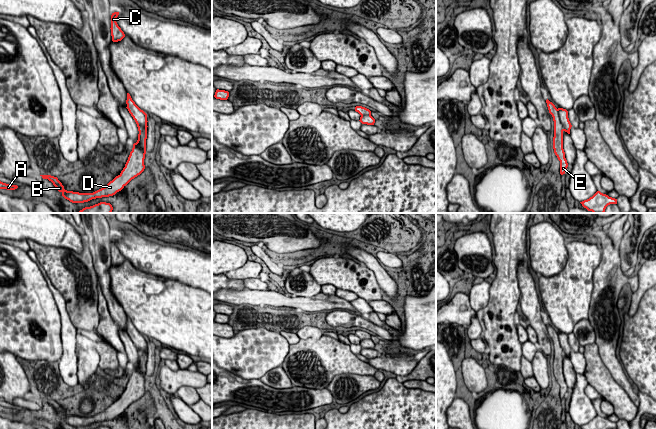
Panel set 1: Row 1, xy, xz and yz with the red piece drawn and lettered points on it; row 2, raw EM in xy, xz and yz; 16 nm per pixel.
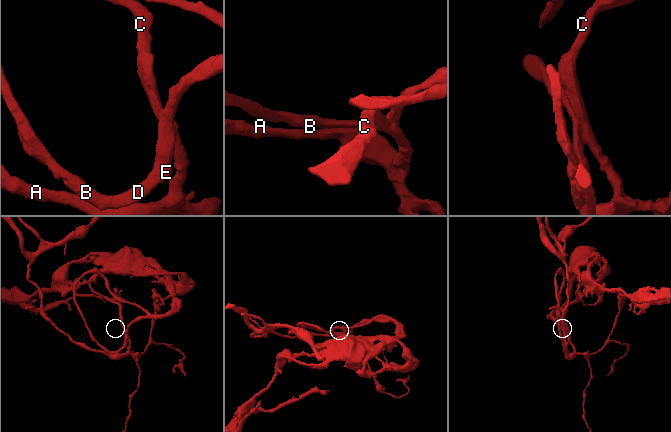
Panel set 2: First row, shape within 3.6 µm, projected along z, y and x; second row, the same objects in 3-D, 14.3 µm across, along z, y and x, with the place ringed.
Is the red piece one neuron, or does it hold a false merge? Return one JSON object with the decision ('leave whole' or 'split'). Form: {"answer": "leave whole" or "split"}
{"answer": "leave whole"}

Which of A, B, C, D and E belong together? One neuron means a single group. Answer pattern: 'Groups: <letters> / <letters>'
Groups: A B C D E

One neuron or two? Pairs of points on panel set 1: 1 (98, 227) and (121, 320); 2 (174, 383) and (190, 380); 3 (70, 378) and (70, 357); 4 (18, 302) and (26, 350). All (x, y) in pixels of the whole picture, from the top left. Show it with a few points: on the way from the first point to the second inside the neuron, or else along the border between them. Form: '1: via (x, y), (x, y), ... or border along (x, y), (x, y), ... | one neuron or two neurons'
1: via (99, 250), (104, 284), (109, 297) | one neuron
2: via (178, 380), (186, 380) | one neuron
3: via (68, 373), (68, 362) | one neuron
4: via (18, 314), (26, 322), (26, 338) | one neuron

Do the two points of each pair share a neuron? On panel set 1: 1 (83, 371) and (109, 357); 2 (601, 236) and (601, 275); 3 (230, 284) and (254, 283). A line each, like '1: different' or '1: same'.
1: different
2: same
3: same

